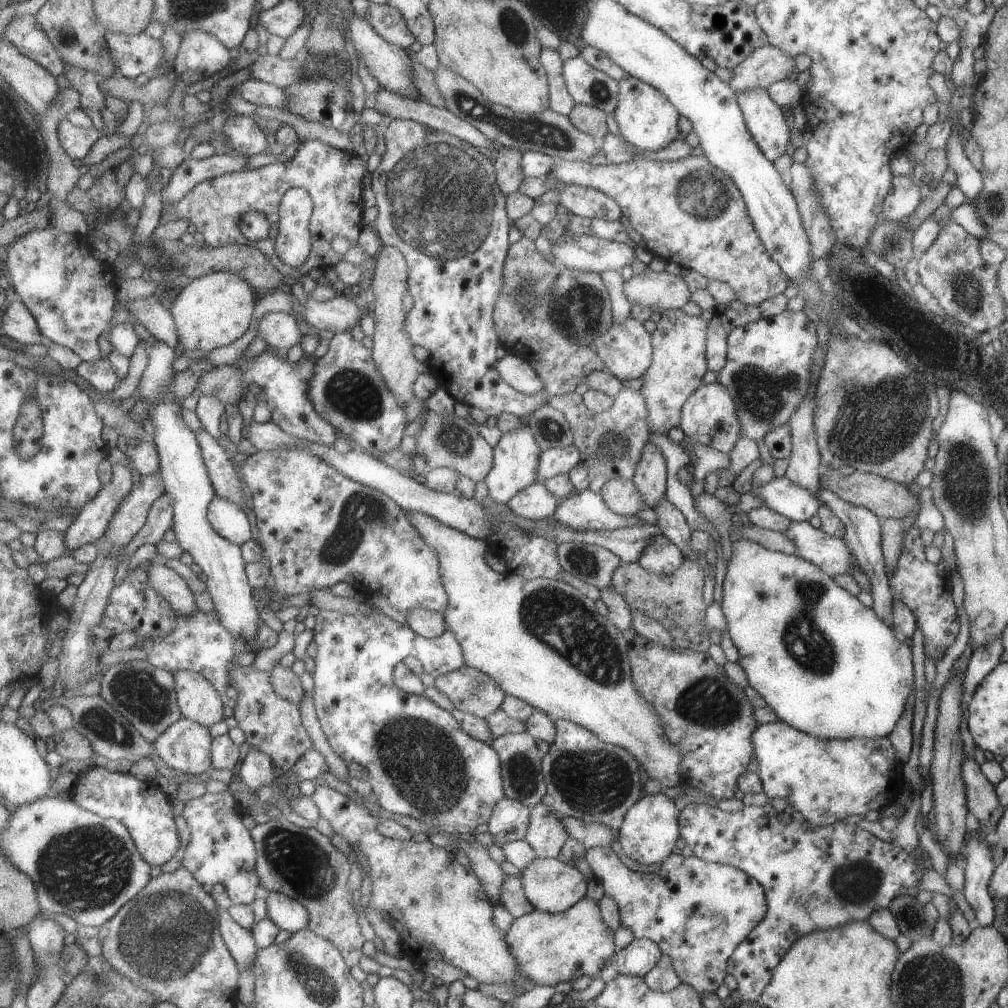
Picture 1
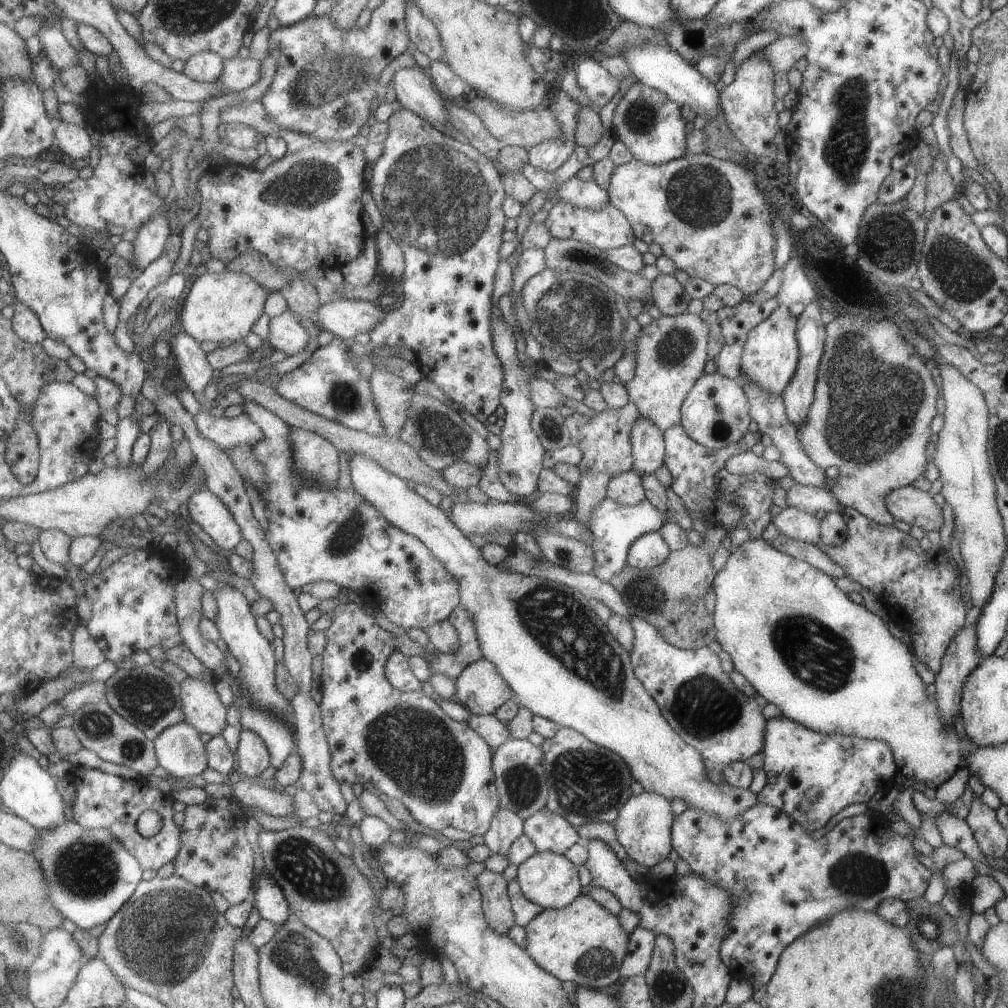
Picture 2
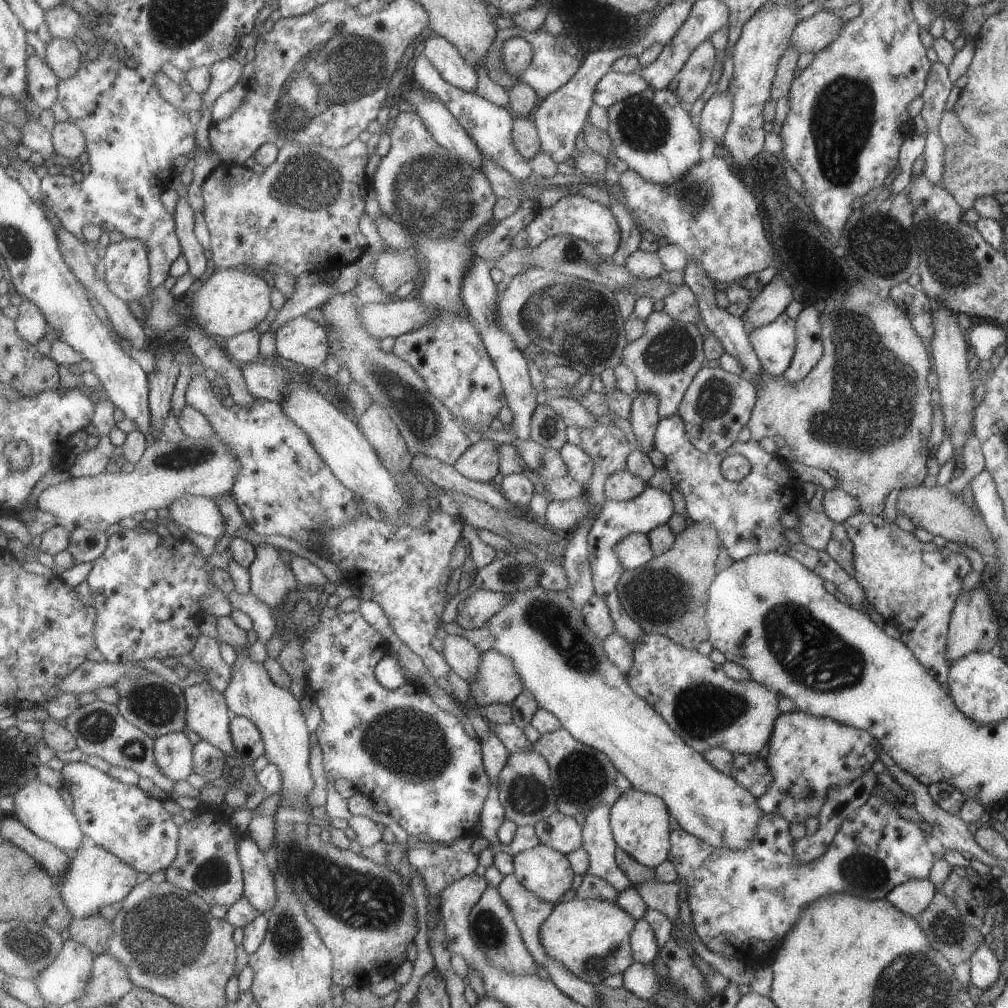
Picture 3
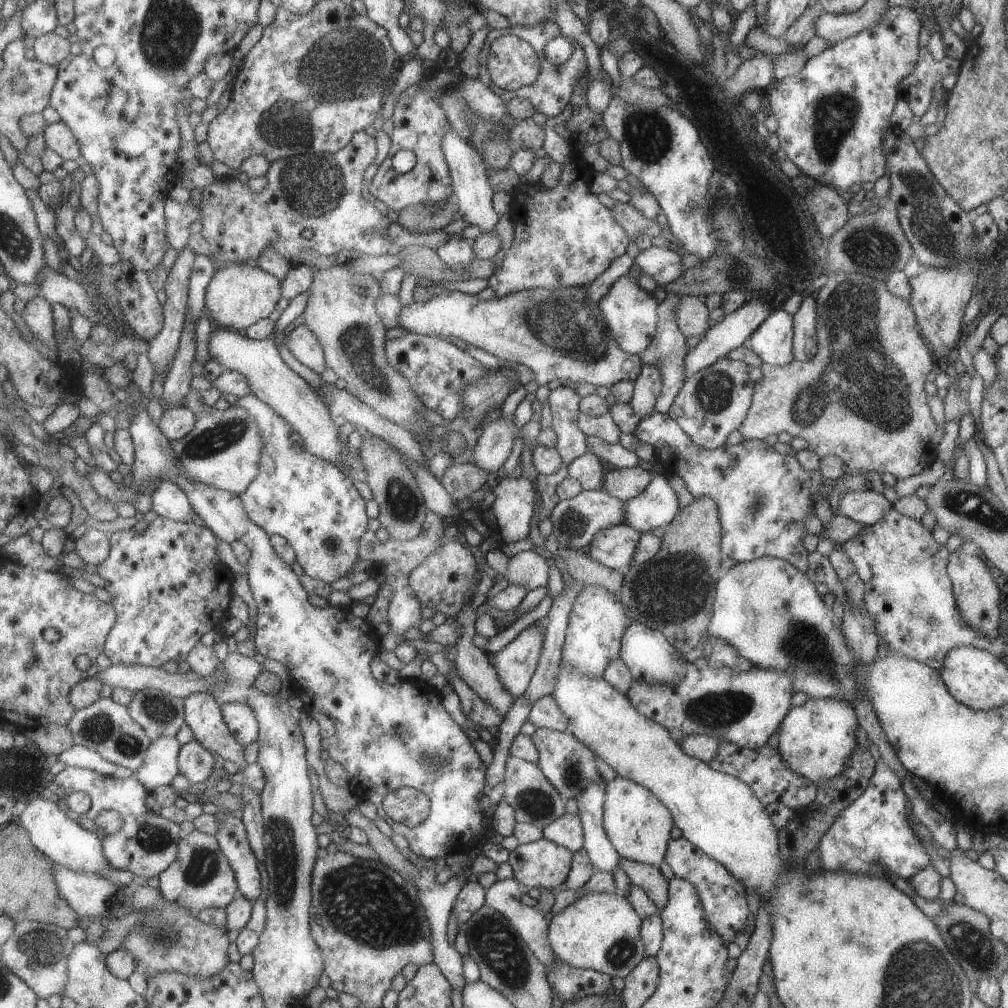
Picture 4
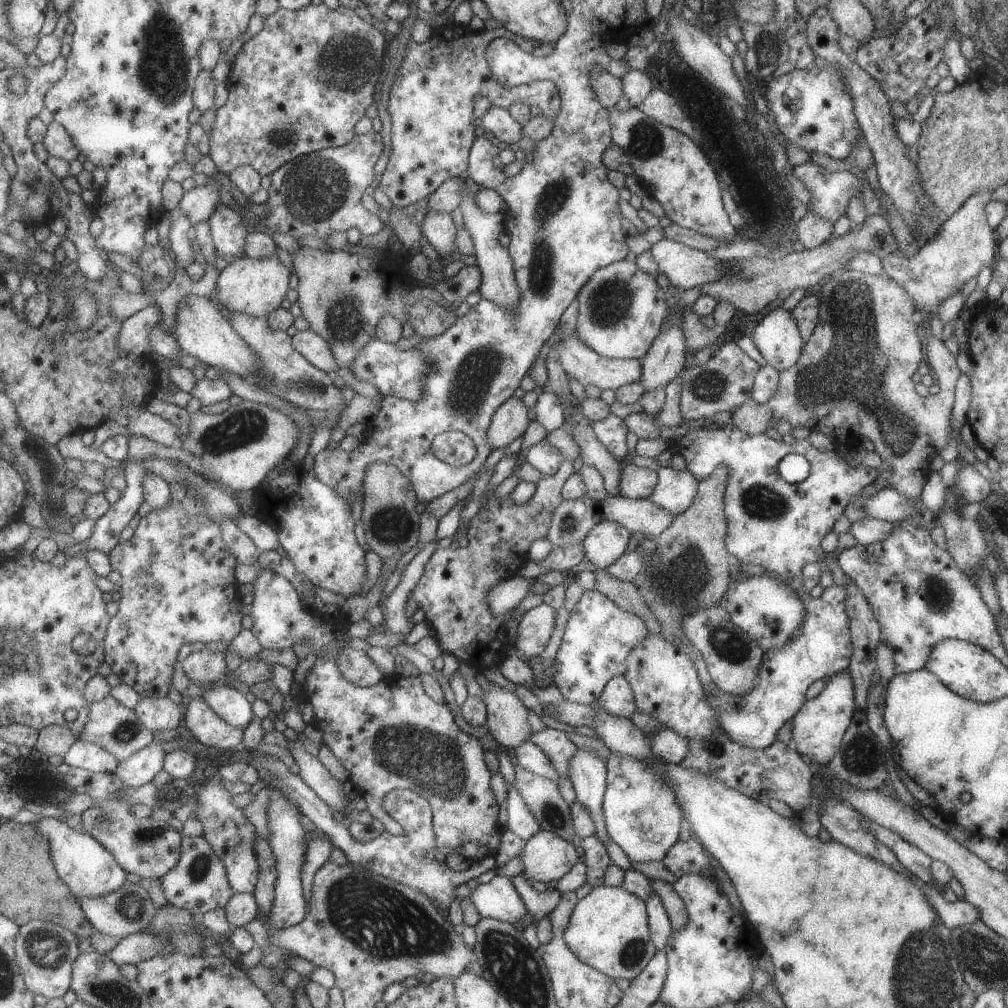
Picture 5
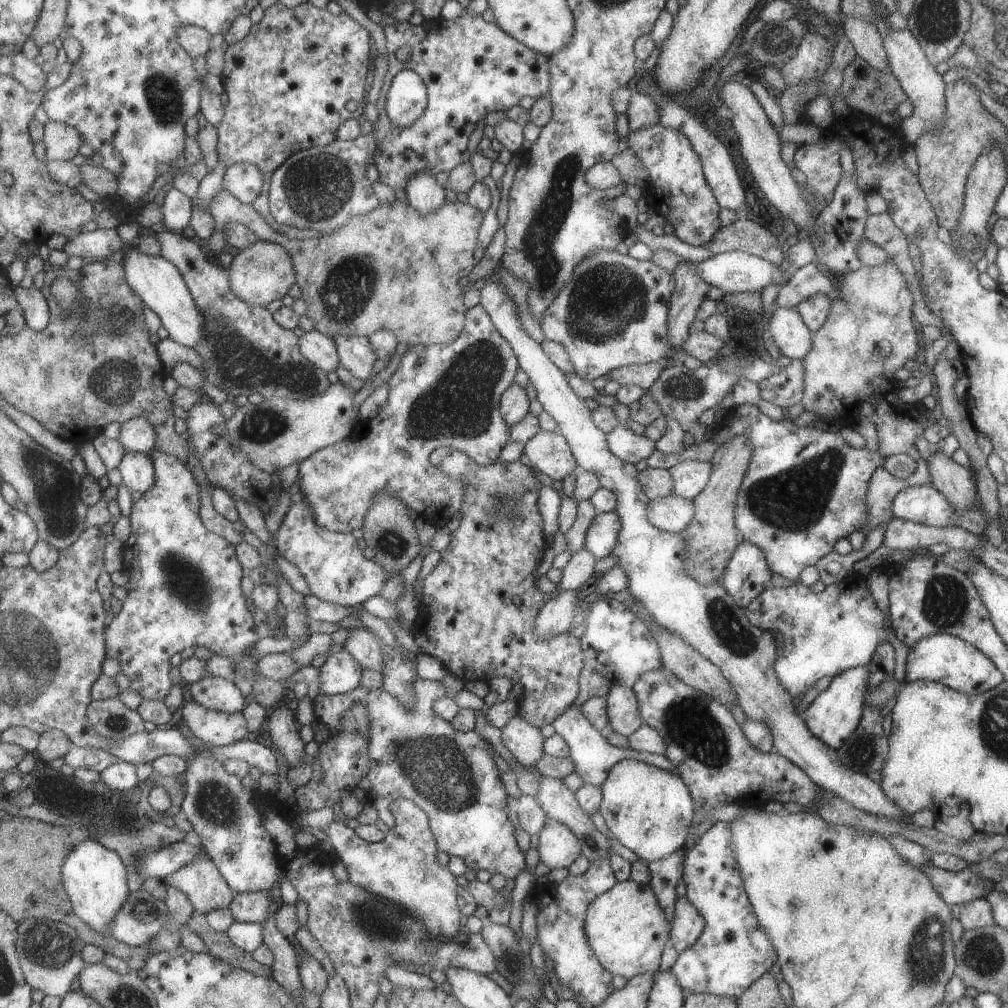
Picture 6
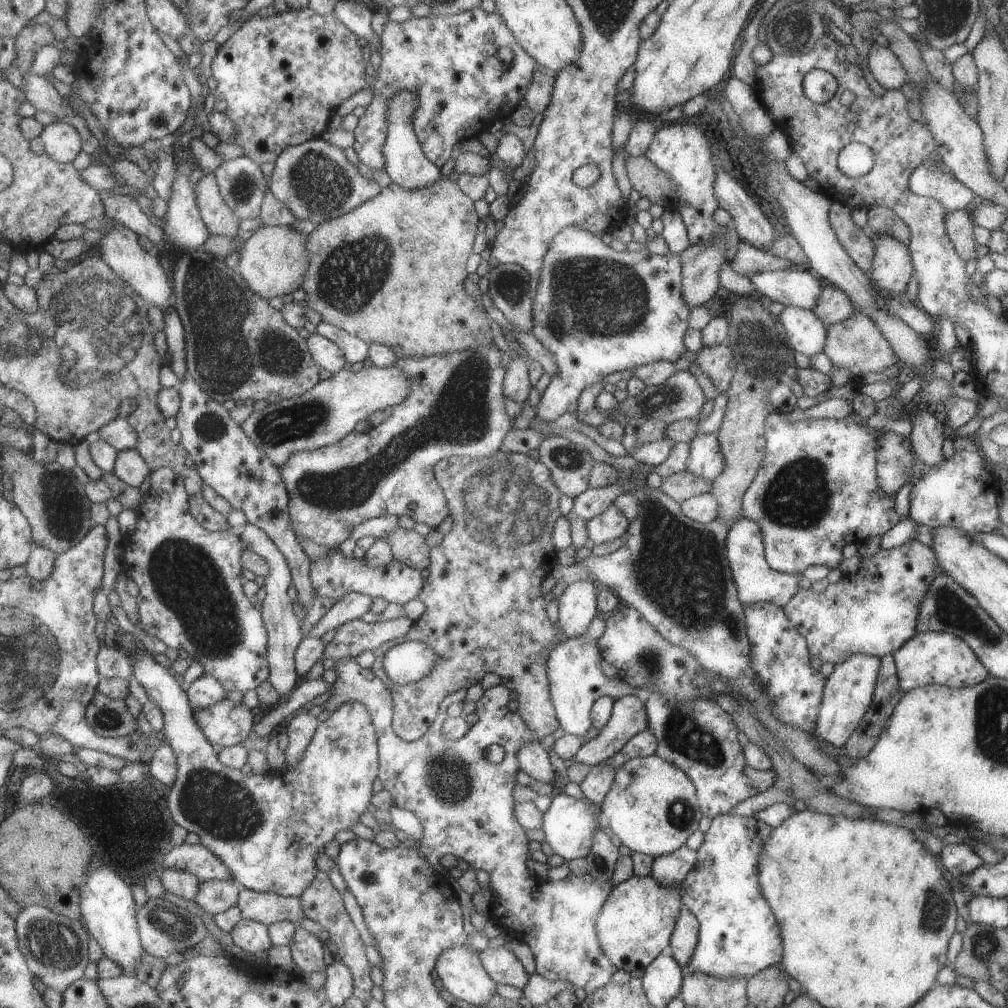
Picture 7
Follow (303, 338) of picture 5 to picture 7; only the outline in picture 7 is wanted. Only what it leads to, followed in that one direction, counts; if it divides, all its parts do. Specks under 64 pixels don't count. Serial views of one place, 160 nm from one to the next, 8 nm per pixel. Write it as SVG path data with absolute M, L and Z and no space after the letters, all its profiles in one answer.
M318 332L311 334L308 338L313 358L333 375L342 371L347 366L347 357L338 344L335 344L329 337Z

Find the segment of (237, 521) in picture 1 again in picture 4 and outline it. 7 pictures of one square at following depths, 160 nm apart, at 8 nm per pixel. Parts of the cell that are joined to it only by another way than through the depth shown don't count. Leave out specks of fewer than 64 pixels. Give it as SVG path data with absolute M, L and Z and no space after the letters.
M173 481L161 482L151 498L152 508L160 516L187 524L202 522L189 496Z

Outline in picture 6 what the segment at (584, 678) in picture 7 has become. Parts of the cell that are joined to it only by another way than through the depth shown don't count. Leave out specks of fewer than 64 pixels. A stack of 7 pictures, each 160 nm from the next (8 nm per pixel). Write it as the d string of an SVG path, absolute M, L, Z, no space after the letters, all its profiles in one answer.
M570 706L565 713L561 714L552 726L556 733L559 733L571 747L571 757L575 761L575 773L581 778L583 783L601 786L602 782L609 776L611 767L625 758L641 761L662 769L668 770L671 774L677 774L677 768L669 762L663 755L640 753L639 751L615 747L604 740L603 733L600 733L585 717L580 713L579 707Z

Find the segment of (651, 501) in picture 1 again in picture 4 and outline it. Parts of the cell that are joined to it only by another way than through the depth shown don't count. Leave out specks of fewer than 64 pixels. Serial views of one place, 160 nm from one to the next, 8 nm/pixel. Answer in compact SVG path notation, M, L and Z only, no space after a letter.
M653 364L639 367L639 374L634 381L634 386L631 401L628 404L640 420L645 420L654 411L655 400L660 396L661 374L659 374L659 368L655 368Z

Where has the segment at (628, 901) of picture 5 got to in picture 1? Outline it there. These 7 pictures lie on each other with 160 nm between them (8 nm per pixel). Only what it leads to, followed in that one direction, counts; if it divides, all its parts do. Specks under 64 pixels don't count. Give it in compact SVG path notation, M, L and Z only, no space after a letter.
M584 897L578 904L561 914L536 909L513 922L506 933L511 954L519 962L519 970L534 985L555 987L581 976L597 977L601 968L616 954L614 932L603 923L598 905Z

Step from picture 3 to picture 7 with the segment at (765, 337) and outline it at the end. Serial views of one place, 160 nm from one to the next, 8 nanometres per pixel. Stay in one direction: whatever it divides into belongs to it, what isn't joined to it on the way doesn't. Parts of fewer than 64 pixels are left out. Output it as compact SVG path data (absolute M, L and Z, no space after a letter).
M785 307L778 317L786 334L786 344L794 352L816 355L823 350L827 327L813 311Z

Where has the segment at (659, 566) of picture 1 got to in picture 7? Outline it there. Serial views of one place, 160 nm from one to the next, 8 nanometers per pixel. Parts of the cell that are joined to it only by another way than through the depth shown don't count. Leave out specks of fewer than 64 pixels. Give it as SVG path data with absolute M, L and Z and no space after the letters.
M609 505L601 514L586 521L589 540L596 544L607 544L621 537L629 529L630 520L616 507Z

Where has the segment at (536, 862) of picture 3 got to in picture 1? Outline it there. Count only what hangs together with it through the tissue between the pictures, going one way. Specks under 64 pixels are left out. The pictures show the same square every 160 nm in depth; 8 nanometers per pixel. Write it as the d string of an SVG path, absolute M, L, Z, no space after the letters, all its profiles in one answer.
M538 857L521 872L525 882L527 899L535 909L553 914L561 914L575 907L585 897L587 880L579 873L575 865L565 864L556 857Z

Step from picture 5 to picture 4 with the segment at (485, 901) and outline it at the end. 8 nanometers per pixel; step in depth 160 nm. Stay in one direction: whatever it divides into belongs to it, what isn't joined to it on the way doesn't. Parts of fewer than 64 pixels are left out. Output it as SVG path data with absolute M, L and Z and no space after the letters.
M515 878L499 879L491 888L487 889L486 906L495 908L497 912L501 912L502 916L509 918L509 922L513 924L516 933L518 933L527 946L535 952L536 958L539 958L539 962L547 968L548 974L551 974L551 970L555 970L555 952L549 940L551 917L547 913L539 912L537 908L527 906L527 904L523 902L525 892L526 889L519 880Z

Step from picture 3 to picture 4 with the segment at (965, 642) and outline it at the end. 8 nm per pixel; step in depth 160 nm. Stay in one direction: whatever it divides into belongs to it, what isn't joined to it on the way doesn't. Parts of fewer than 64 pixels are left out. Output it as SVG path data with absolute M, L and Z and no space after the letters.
M962 545L958 552L950 552L946 574L951 582L954 605L959 610L961 620L991 640L998 638L1000 621L997 602L999 602L999 590L997 590L995 582L991 580L991 574L989 574L989 568L985 566L985 561L977 556L976 551Z

